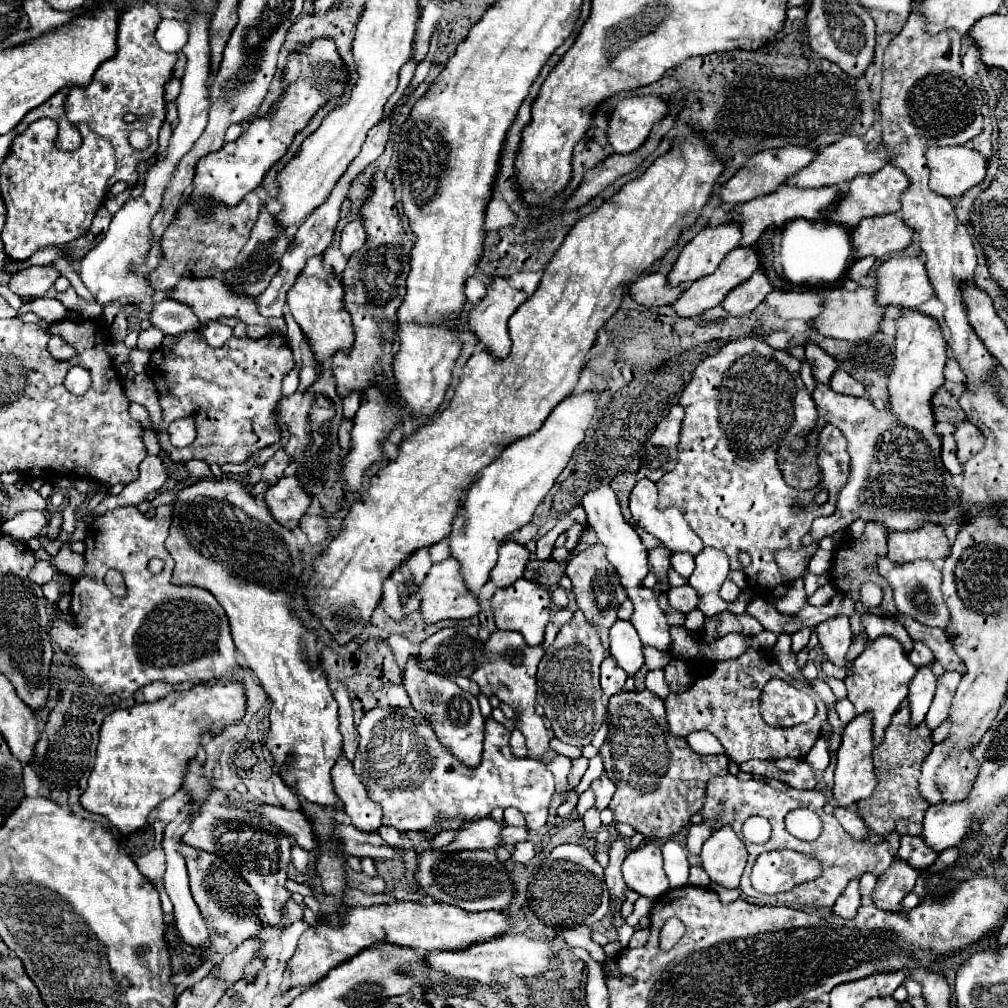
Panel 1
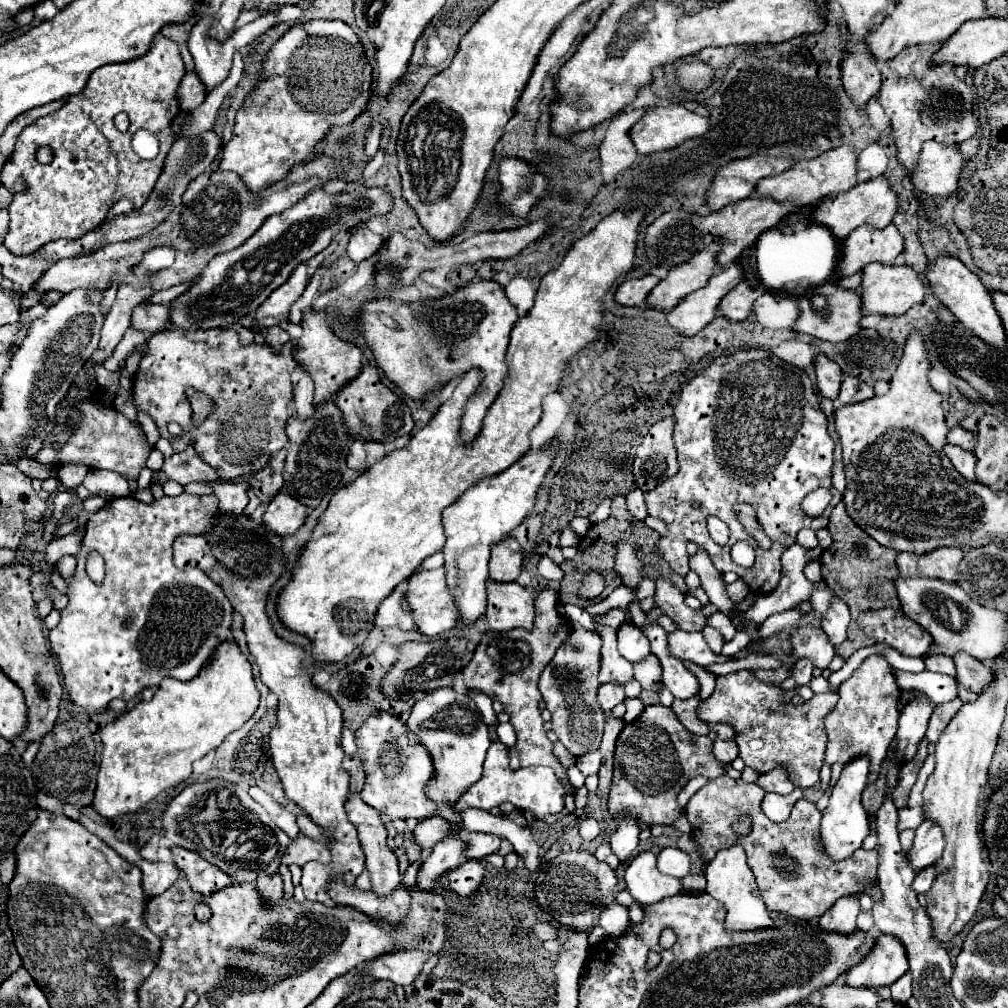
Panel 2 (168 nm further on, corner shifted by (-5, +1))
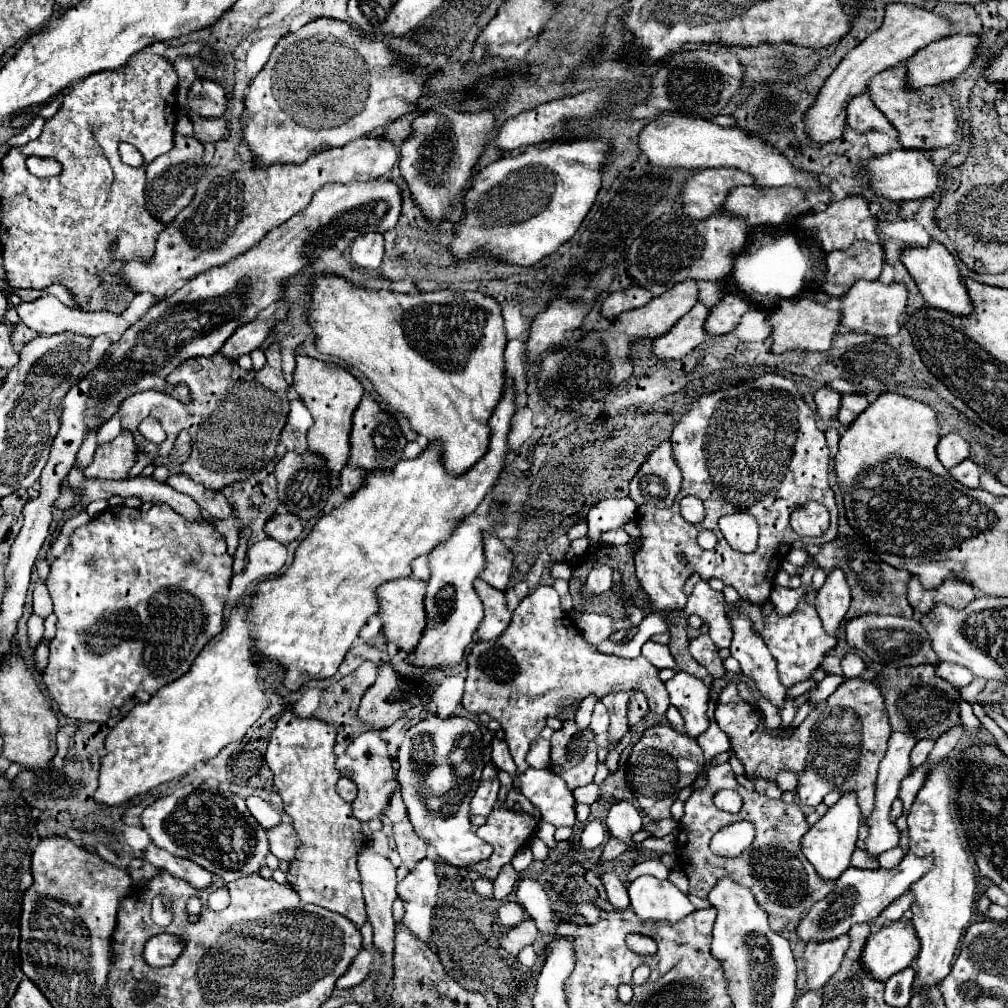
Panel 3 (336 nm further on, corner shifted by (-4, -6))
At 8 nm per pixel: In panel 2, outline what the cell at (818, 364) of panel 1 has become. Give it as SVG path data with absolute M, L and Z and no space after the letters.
M819 354L815 358L815 374L817 374L817 388L821 396L835 400L843 382L841 368L833 360L829 360L825 354Z

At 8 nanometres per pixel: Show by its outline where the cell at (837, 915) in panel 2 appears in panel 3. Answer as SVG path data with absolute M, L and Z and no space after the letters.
M842 935L826 943L806 945L802 973L806 975L808 991L820 991L826 985L826 981L838 971L848 943L850 943L848 935Z

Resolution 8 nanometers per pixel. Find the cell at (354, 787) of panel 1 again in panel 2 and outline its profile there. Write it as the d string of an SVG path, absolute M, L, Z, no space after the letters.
M351 794L345 802L345 810L349 820L355 824L357 832L359 832L359 840L361 840L361 848L365 852L365 868L371 872L371 884L373 884L373 892L377 892L379 896L385 896L387 892L391 892L393 888L397 888L401 884L401 874L397 868L397 858L393 852L389 852L387 846L387 830L381 822L379 812L375 812L373 806L367 806L359 794Z

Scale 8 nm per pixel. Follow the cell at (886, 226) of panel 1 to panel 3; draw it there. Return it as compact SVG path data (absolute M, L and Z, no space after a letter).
M854 243L846 251L834 251L826 257L826 277L820 291L830 297L840 297L858 279L876 281L884 265L884 251L880 243Z

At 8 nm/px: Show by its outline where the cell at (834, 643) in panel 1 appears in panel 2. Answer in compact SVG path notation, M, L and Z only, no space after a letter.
M833 598L829 612L823 616L823 622L821 622L821 628L833 646L839 646L847 640L849 620L851 620L851 614L847 604L843 604L843 600L839 598Z

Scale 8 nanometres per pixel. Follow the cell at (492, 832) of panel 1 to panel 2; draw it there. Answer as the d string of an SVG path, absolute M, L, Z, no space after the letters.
M453 836L435 844L431 854L423 858L423 864L417 876L417 886L421 890L431 890L435 880L439 880L439 876L443 876L447 868L457 868L459 864L463 864L465 850L467 850L467 842Z

